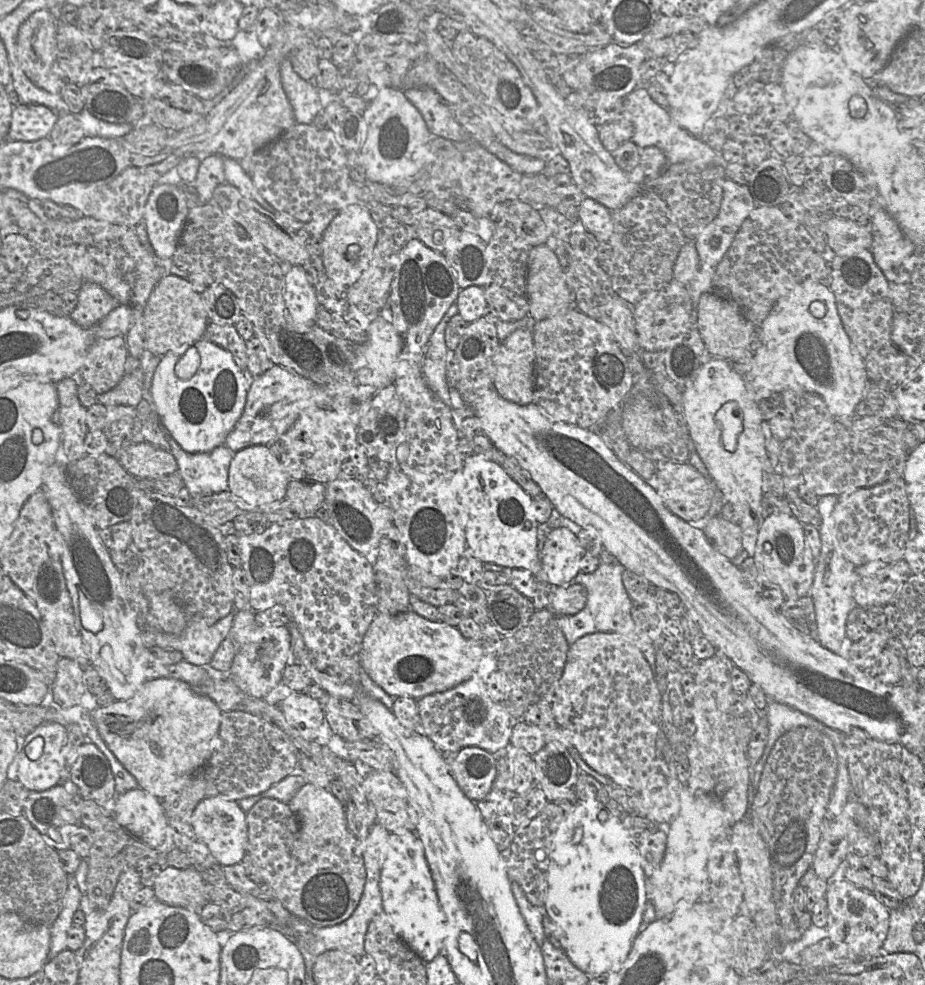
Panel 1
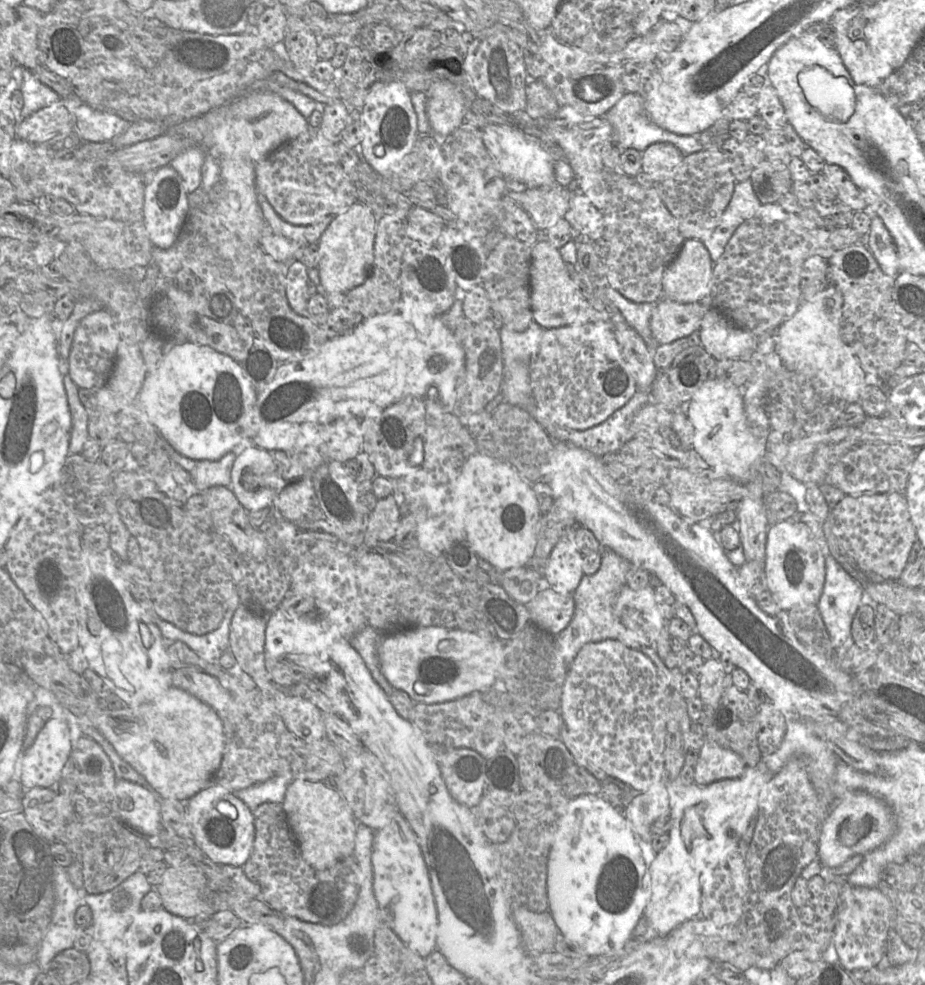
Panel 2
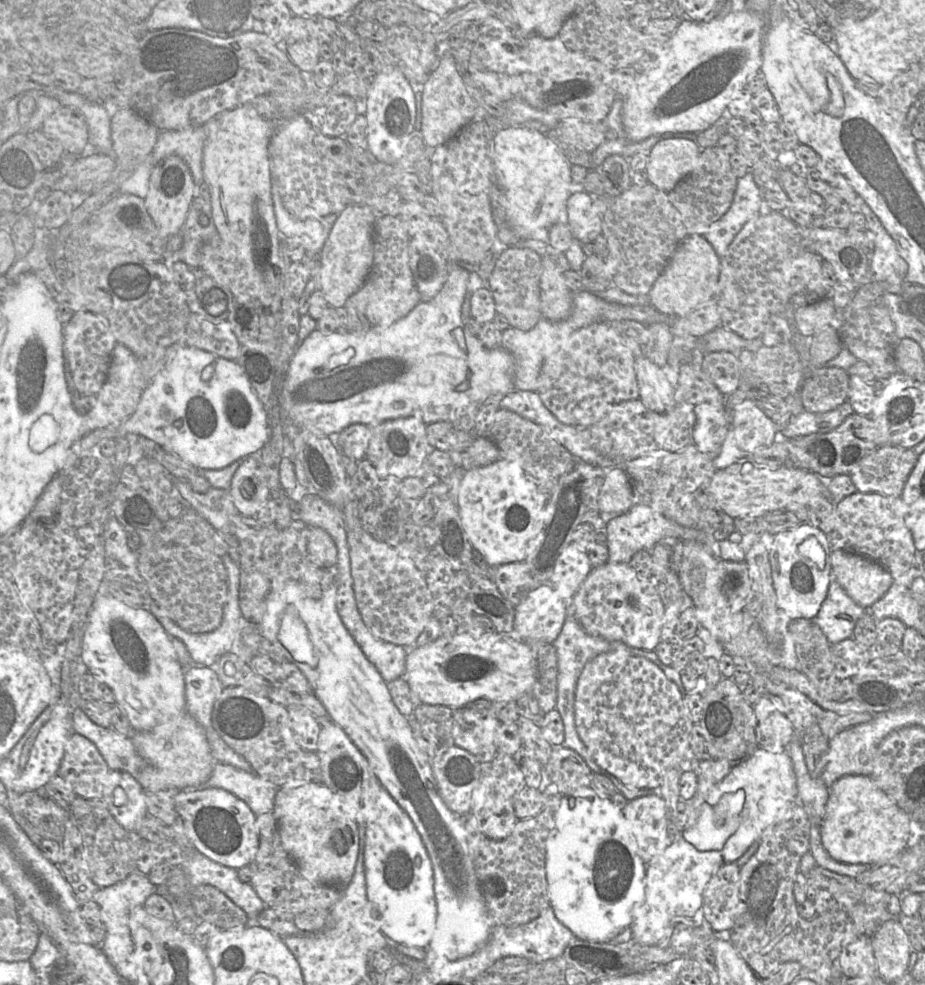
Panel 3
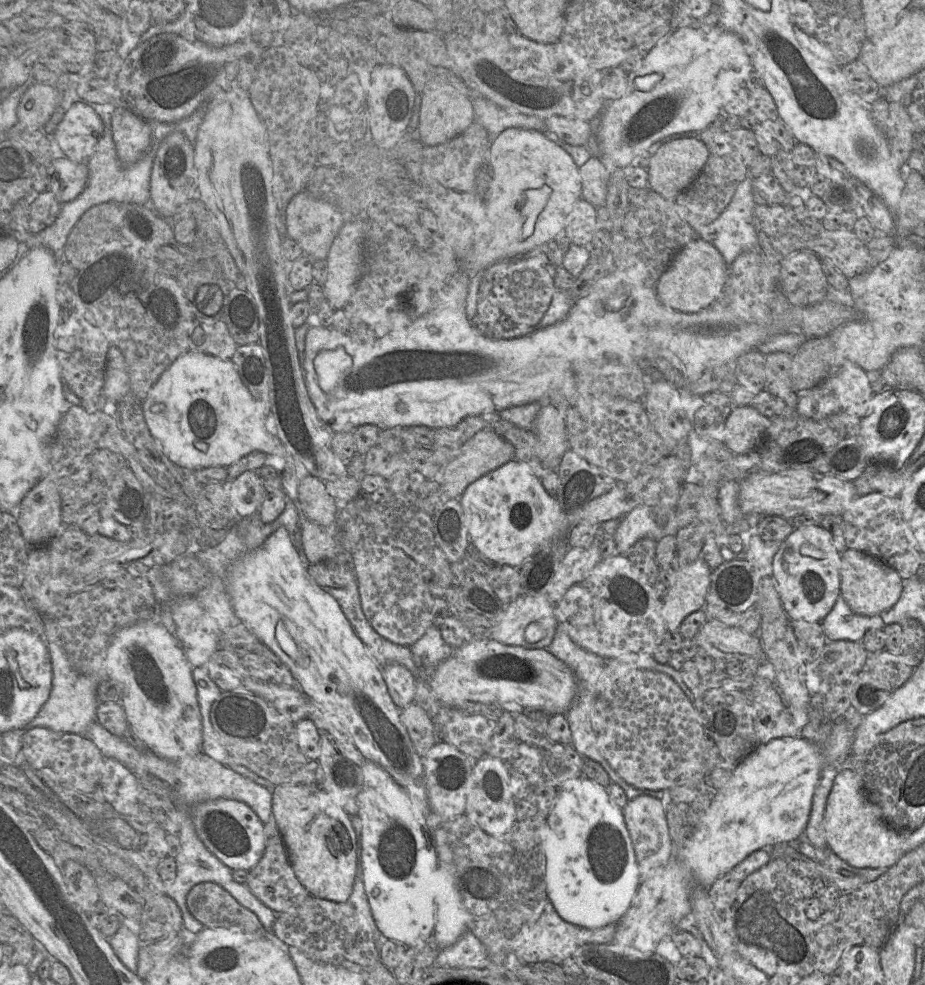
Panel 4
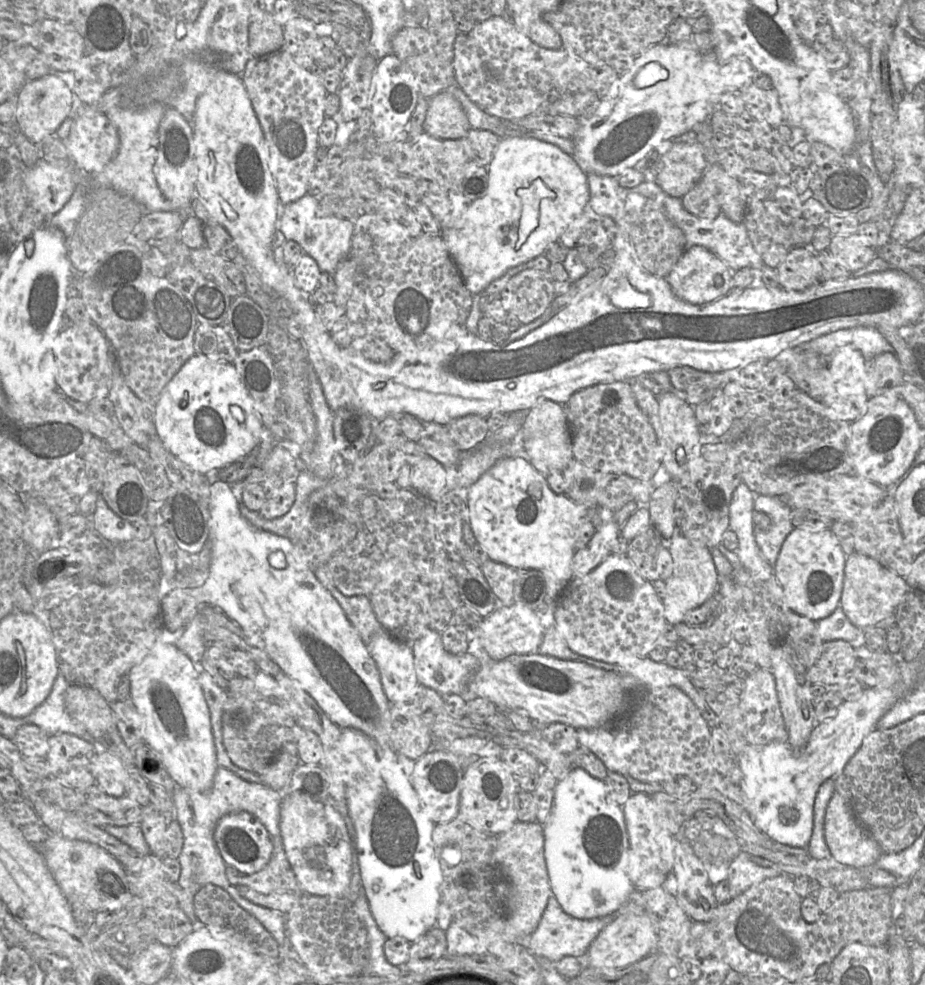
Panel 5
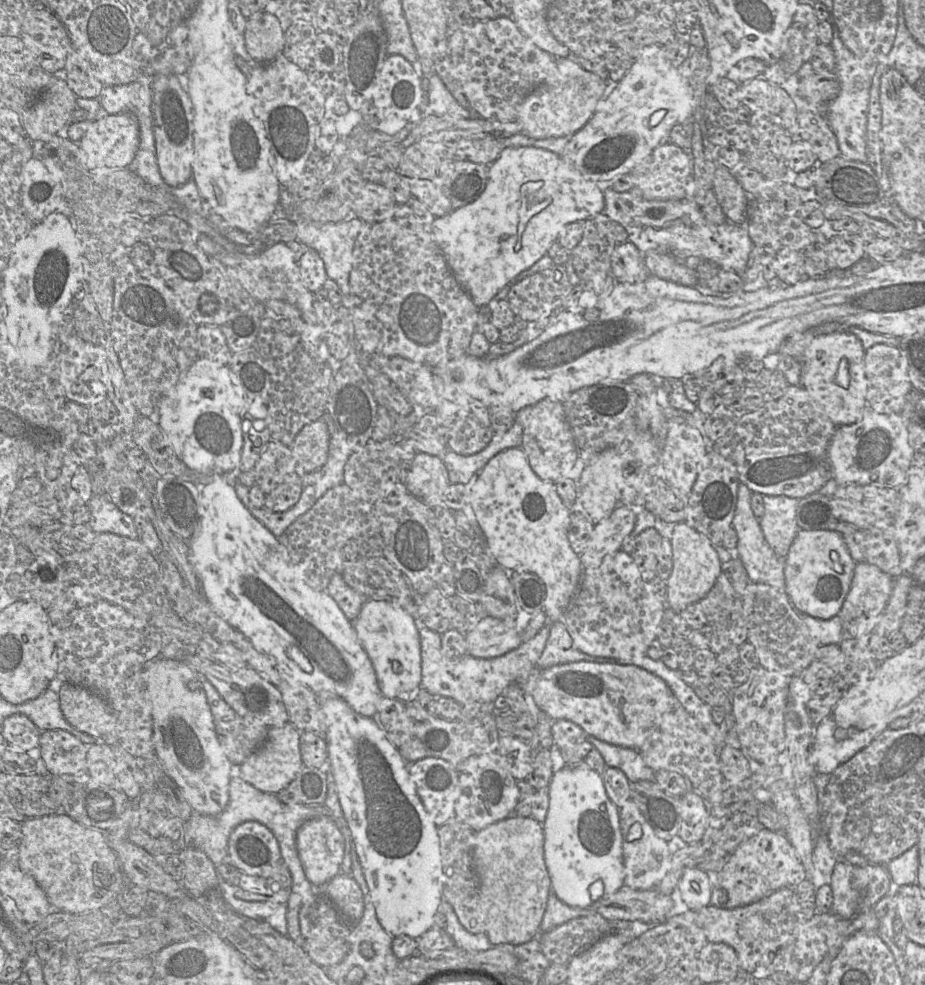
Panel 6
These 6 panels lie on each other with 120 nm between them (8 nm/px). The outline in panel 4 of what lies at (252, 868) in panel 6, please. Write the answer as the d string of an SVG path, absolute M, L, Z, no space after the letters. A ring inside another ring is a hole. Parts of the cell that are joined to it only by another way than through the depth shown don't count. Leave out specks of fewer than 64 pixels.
M217 799L191 808L196 832L206 848L231 870L250 871L265 850L264 823L247 804L232 799Z

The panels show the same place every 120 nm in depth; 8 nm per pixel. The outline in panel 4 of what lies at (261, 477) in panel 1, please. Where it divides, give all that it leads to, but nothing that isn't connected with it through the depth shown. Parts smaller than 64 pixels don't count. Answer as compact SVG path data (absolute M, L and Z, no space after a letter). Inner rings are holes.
M245 471L227 485L228 503L238 518L255 516L266 494L256 471Z

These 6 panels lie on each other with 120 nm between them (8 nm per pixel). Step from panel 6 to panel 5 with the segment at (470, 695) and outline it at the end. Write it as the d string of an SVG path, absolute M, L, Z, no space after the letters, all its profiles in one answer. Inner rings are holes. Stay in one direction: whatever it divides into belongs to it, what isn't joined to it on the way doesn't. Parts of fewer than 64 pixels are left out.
M431 629L410 645L414 656L416 677L420 685L431 688L443 696L465 695L469 681L481 666L479 651L470 650L463 654L451 654L444 649L441 634Z

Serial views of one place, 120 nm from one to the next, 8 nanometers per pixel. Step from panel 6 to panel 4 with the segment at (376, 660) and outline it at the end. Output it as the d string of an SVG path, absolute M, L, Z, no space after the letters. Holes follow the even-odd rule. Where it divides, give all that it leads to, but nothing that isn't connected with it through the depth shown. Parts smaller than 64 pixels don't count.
M392 663L382 668L382 674L388 693L398 709L402 710L414 702L416 673L401 664Z

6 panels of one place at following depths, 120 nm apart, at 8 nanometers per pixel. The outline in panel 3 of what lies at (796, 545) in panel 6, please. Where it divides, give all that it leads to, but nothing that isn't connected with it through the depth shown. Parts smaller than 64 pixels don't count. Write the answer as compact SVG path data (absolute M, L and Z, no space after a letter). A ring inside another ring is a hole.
M809 523L773 535L768 558L777 608L781 612L791 619L814 620L832 580L832 551L826 535Z

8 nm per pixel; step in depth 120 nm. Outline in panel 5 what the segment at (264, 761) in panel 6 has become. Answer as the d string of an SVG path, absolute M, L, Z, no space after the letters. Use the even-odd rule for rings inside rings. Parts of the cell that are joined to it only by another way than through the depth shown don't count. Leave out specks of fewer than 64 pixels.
M286 743L275 759L259 776L264 784L280 791L288 784L293 771L300 763L297 743Z

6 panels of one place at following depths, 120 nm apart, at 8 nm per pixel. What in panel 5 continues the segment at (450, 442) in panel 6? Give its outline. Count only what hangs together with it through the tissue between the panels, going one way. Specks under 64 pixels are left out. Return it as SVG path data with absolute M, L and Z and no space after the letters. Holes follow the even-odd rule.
M468 414L459 417L447 425L457 448L469 452L486 443L489 436L486 418Z

